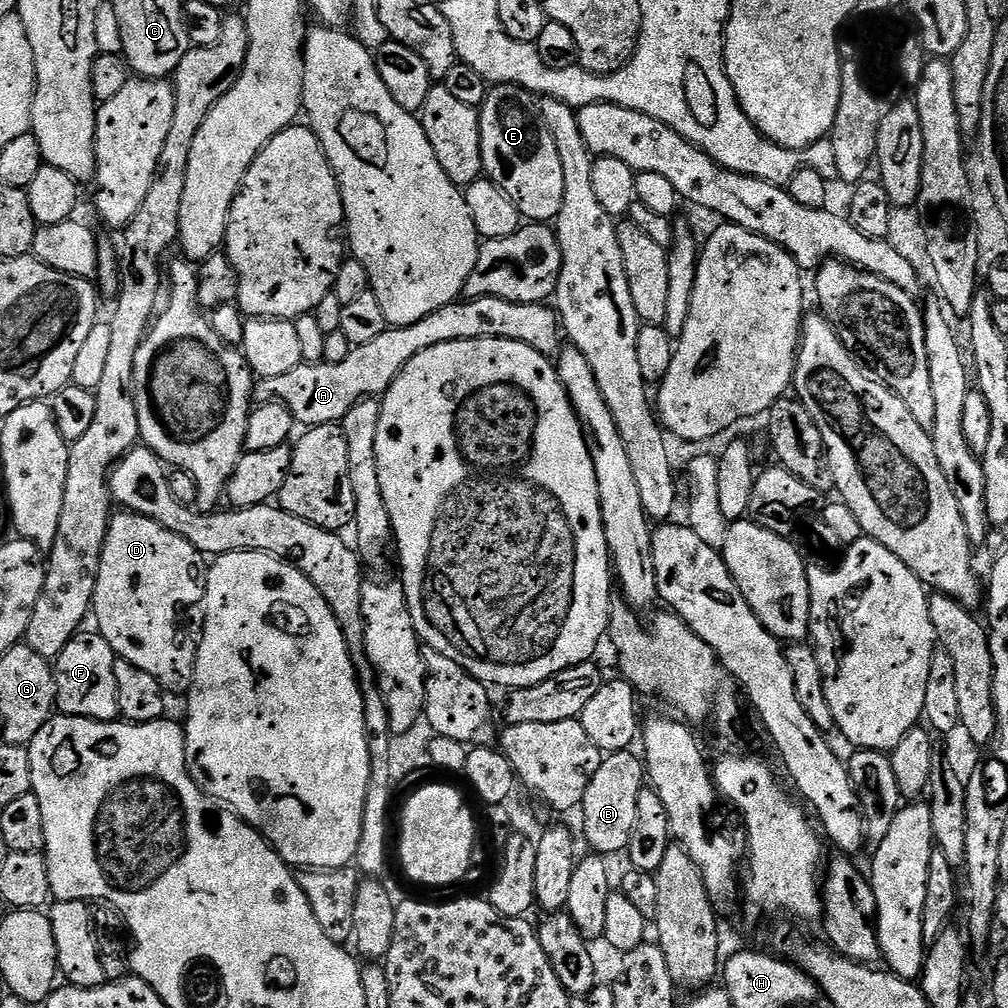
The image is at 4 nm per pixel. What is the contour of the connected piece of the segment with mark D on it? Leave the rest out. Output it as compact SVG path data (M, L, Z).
M120 510L113 515L108 533L106 534L106 546L102 550L102 562L98 566L98 586L94 590L94 598L92 599L92 612L94 620L96 616L95 627L100 635L106 638L106 642L110 642L110 646L115 650L117 657L126 662L131 662L134 666L138 666L138 670L146 670L146 674L151 674L153 678L158 678L158 682L164 687L165 693L180 692L187 693L192 687L192 679L194 678L194 670L196 669L196 644L190 642L184 637L184 632L180 629L180 615L187 608L192 608L201 603L204 599L204 585L206 583L206 557L203 552L199 552L194 546L190 546L190 542L186 542L186 538L178 538L178 534L174 534L170 530L166 530L166 526L158 526L158 522L154 522L145 516L139 516L136 512Z

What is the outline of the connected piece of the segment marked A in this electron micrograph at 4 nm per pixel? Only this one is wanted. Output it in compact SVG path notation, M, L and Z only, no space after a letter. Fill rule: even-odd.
M483 296L477 300L461 298L454 304L442 306L442 310L434 310L434 314L426 314L422 322L401 328L388 327L382 334L378 334L378 338L352 347L346 359L337 364L302 362L294 366L294 370L278 374L278 378L257 379L254 384L254 400L256 404L275 401L286 405L293 421L297 425L304 424L300 426L305 429L340 424L346 414L358 406L358 402L383 397L394 378L402 374L406 362L414 358L414 354L422 354L422 350L430 350L430 346L438 346L442 342L478 338L522 342L549 358L559 357L562 351L562 325L555 307L547 303L506 302L506 298L493 296Z

